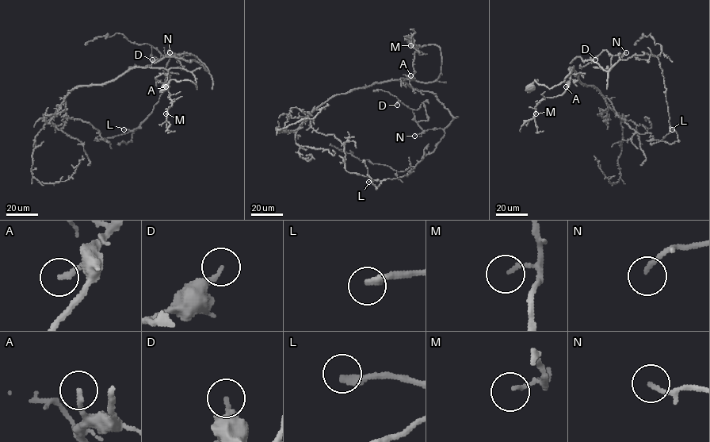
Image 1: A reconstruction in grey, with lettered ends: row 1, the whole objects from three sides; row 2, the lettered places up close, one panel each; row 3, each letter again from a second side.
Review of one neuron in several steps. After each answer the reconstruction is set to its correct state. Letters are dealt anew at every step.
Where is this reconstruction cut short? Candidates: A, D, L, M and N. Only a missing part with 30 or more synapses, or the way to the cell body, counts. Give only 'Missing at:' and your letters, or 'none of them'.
Missing at: A, L

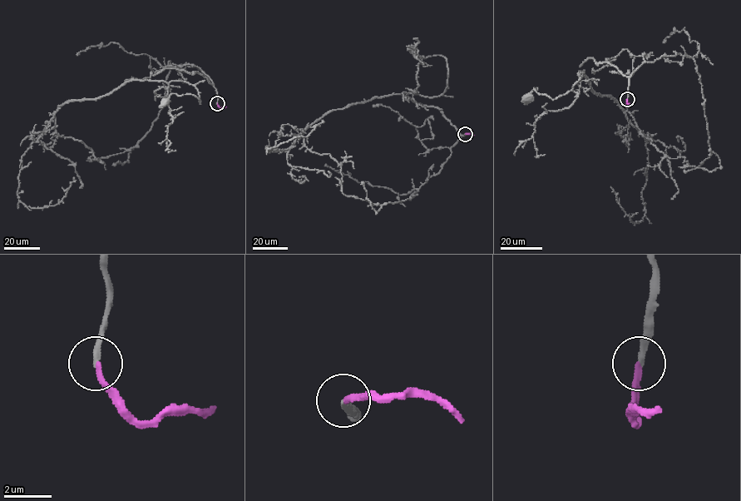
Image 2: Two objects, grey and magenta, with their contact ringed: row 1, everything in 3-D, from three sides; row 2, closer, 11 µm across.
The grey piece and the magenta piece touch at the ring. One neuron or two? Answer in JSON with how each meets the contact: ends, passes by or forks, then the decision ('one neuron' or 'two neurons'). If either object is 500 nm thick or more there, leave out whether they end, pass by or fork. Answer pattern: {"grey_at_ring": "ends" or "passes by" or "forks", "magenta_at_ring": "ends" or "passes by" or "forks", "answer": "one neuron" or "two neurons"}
{"grey_at_ring": "ends", "magenta_at_ring": "ends", "answer": "one neuron"}

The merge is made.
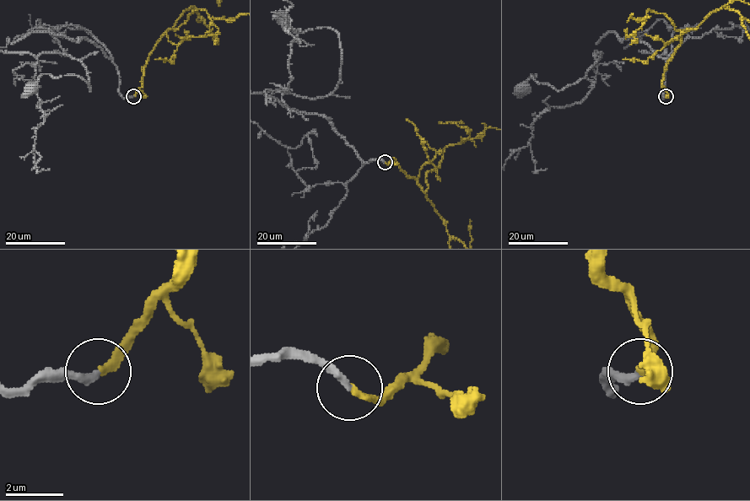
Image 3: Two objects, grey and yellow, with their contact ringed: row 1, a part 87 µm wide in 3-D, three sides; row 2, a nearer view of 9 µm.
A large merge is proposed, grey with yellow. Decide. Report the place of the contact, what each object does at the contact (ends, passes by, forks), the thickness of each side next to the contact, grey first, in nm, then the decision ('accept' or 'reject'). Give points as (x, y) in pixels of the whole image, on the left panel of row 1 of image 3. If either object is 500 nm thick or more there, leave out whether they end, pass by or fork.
at (133, 96); grey ends there; yellow ends there; 240 nm thick on the grey side, 240 nm on the other; accept

